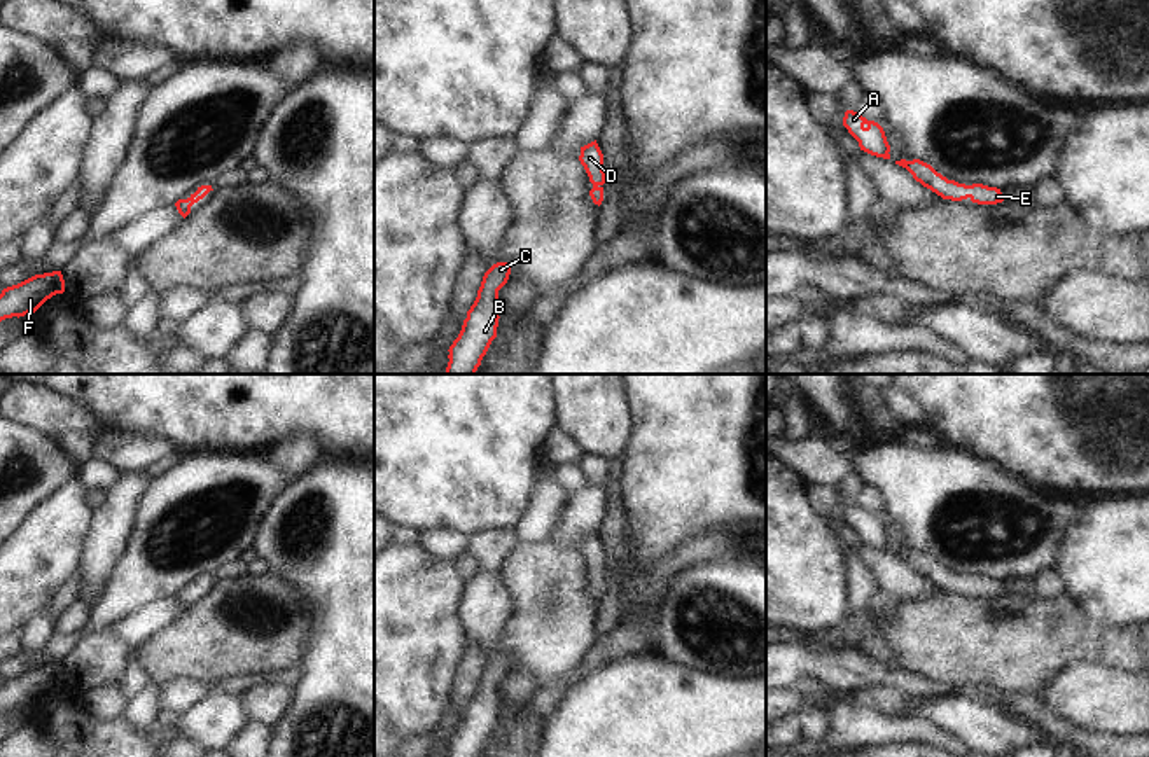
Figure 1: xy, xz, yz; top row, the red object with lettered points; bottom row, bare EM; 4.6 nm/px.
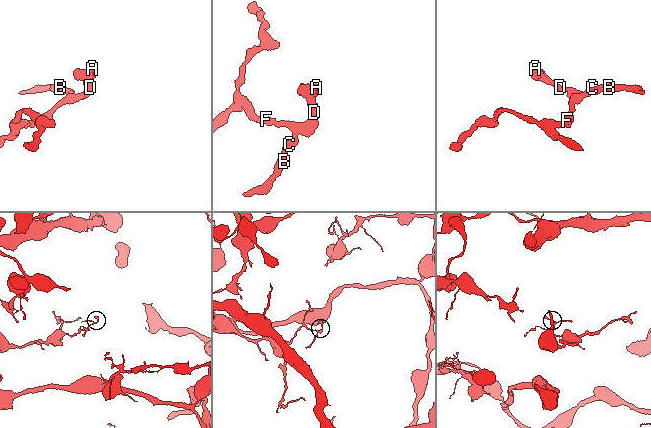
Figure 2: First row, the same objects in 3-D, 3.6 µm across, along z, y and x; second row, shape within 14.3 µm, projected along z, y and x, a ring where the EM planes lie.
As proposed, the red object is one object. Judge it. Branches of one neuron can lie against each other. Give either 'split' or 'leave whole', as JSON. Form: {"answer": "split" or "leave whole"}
{"answer": "leave whole"}

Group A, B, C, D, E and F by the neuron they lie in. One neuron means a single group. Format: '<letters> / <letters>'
A B C D E F

